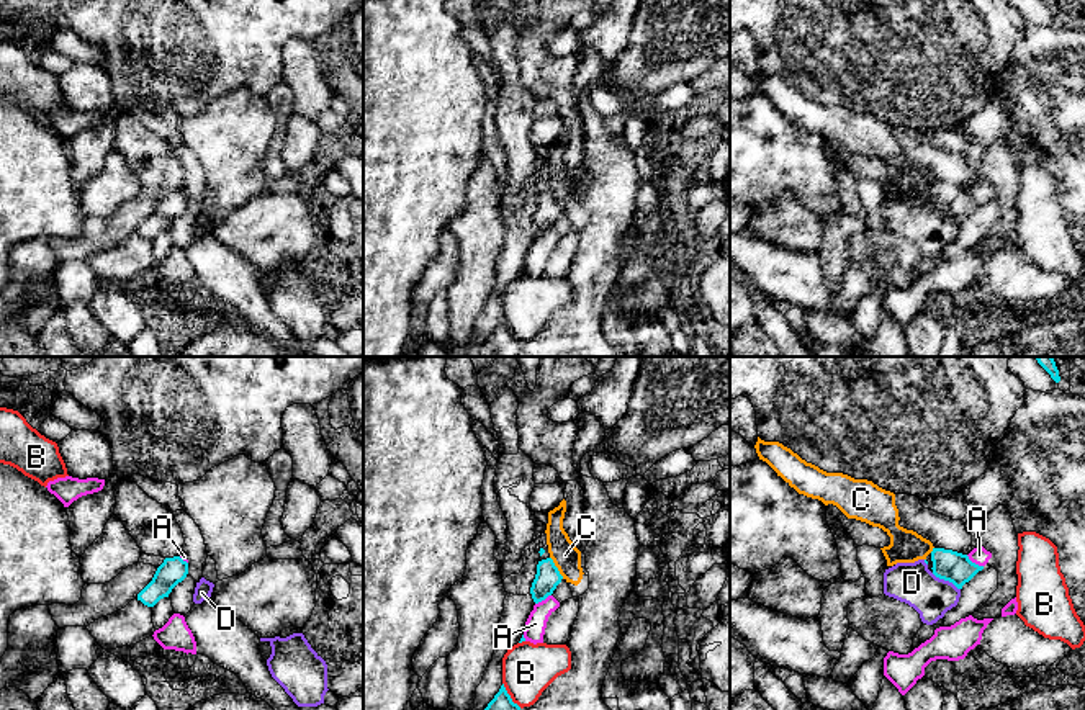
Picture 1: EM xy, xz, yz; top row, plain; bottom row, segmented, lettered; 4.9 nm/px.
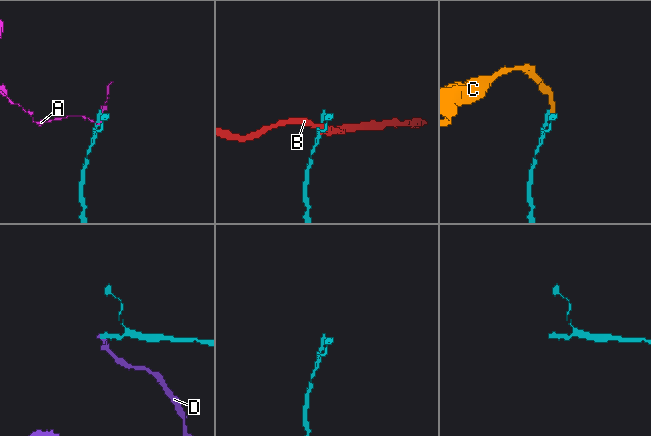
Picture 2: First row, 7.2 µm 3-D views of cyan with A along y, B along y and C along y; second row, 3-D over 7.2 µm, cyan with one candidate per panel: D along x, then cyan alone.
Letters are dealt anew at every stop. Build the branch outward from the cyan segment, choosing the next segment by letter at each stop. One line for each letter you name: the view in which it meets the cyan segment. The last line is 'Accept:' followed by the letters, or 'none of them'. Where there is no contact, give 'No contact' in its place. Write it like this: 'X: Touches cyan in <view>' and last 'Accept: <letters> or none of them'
Accept: none of them

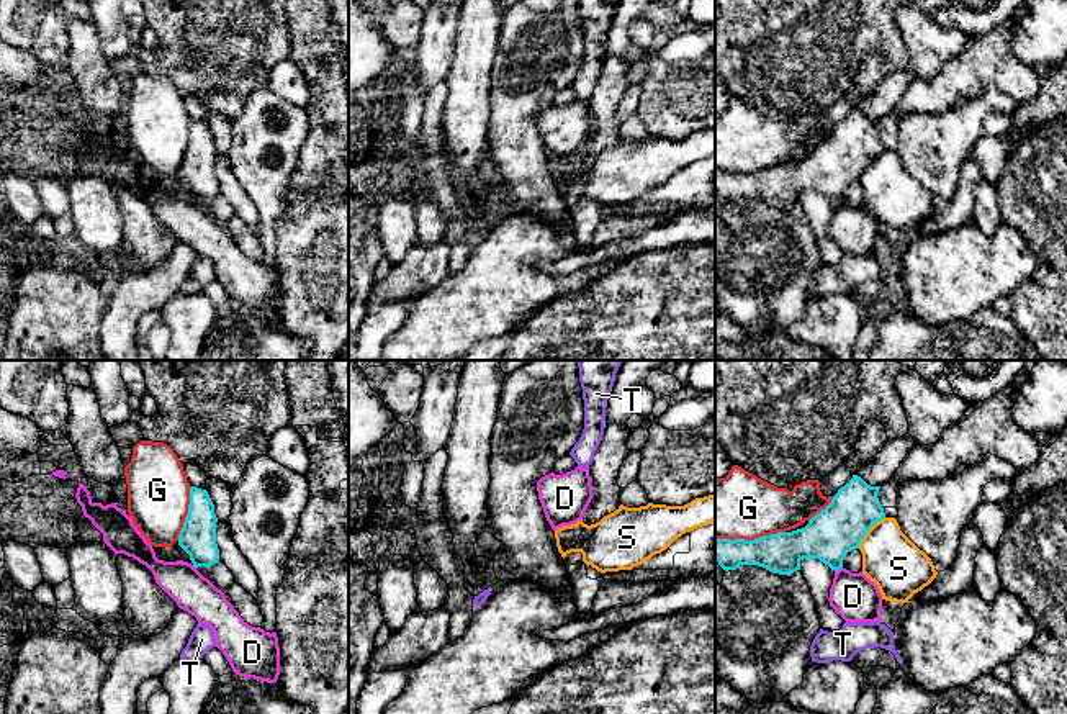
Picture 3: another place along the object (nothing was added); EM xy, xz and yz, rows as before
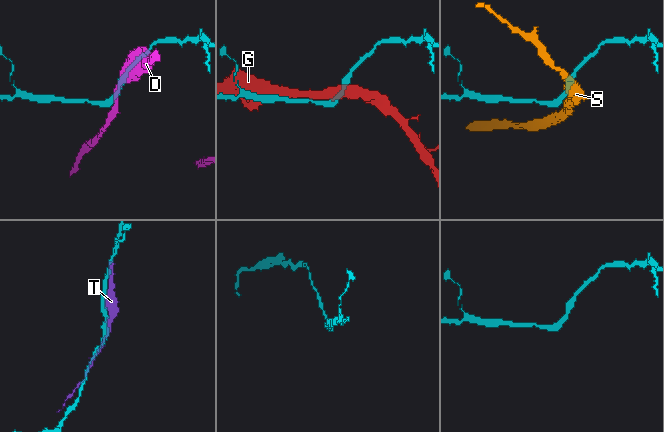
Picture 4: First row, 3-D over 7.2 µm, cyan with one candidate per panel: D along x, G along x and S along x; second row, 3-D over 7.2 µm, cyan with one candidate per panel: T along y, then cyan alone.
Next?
Accept: none of them

